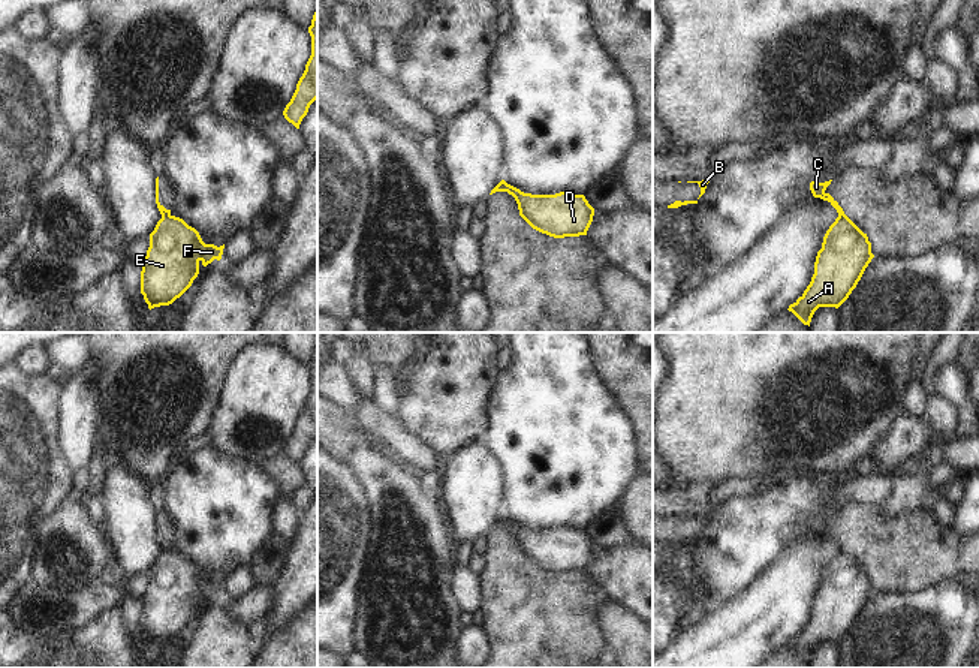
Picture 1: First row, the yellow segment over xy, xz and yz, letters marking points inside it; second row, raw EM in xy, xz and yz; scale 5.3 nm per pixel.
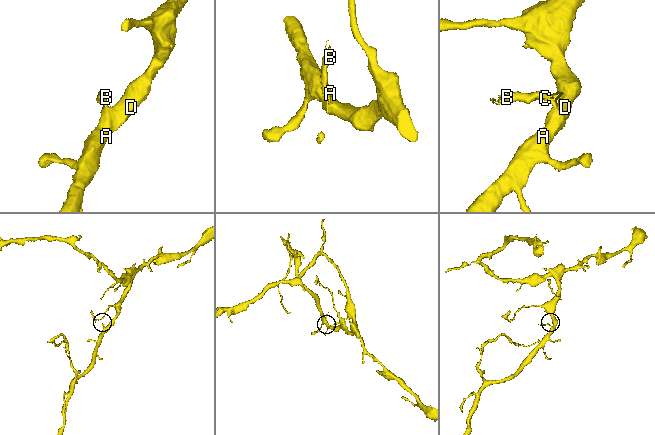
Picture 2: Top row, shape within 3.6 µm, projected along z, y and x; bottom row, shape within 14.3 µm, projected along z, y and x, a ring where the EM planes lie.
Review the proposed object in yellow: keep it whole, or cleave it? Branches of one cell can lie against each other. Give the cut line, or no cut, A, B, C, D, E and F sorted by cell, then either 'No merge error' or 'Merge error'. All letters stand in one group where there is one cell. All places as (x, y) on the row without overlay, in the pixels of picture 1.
Split along yz (839, 550), (848, 553). Groups: A D E F / B C. Merge error.

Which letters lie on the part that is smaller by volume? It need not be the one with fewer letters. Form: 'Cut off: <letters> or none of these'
Cut off: B, C

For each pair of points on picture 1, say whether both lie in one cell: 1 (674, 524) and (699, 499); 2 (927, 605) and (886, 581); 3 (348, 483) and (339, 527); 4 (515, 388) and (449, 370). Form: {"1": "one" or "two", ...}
{"1": "two", "2": "two", "3": "one", "4": "two"}

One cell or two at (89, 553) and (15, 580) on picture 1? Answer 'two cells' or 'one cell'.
two cells

